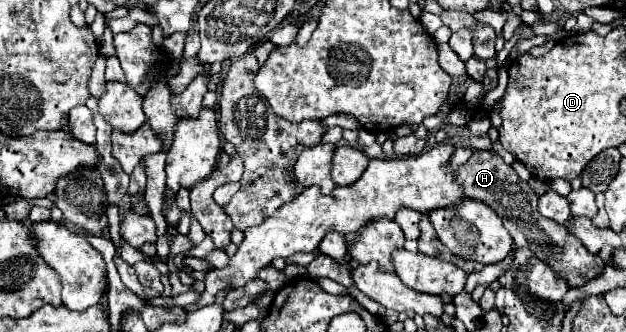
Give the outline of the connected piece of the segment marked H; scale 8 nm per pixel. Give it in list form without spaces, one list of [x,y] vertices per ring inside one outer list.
[[[475,150],[473,156],[457,170],[457,182],[463,186],[465,194],[473,200],[485,202],[489,208],[493,208],[501,218],[503,226],[509,230],[509,234],[515,240],[515,246],[527,246],[531,252],[549,264],[553,272],[557,272],[571,288],[583,286],[589,280],[603,274],[603,260],[599,256],[593,256],[587,252],[587,248],[571,236],[565,226],[555,224],[549,218],[543,218],[537,210],[537,196],[531,192],[529,184],[523,182],[515,170],[503,162],[503,158],[495,150]]]

